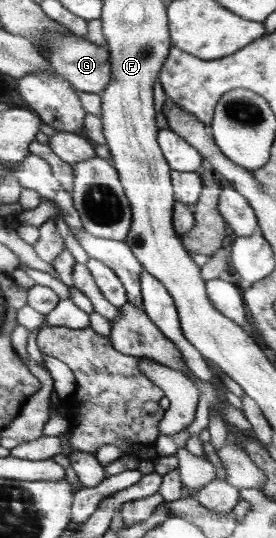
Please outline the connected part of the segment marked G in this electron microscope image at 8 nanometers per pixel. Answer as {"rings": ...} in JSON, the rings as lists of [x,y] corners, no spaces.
{"rings":[[[60,36],[50,41],[50,59],[48,62],[58,75],[70,82],[76,91],[102,93],[110,82],[110,63],[107,47],[100,47],[86,41],[81,36]]]}

